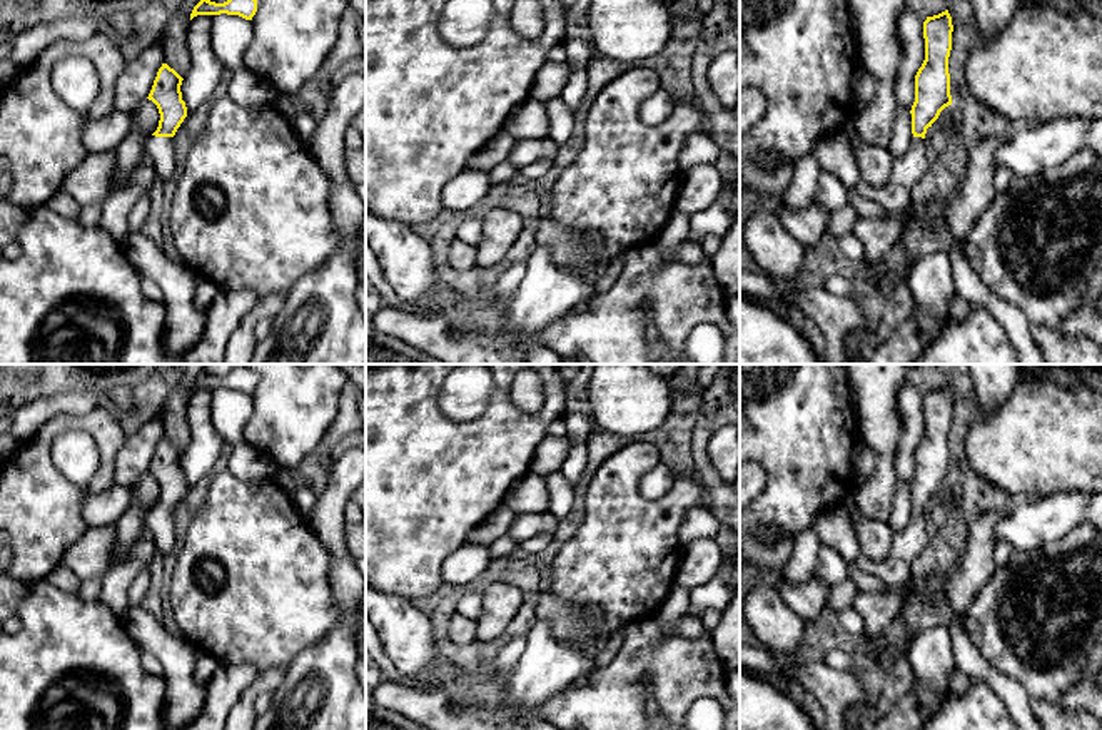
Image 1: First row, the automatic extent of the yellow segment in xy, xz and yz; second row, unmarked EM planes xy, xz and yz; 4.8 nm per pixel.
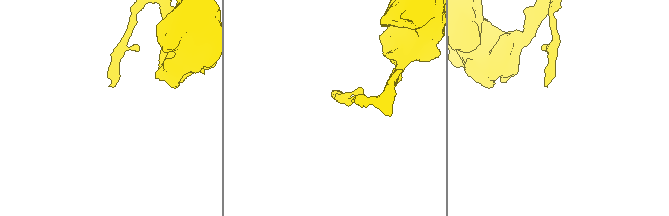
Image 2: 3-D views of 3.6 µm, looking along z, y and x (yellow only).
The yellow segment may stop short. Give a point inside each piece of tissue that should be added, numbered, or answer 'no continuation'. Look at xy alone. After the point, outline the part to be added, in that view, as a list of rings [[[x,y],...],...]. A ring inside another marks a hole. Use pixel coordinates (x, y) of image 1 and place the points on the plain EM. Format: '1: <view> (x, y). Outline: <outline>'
1: xy (161, 523). Outline: [[[149,509],[145,515],[145,526],[150,528],[155,548],[165,556],[174,551],[177,545],[174,513]]]

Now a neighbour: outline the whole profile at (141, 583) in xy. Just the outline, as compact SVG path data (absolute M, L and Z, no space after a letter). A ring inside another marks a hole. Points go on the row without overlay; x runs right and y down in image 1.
M142 570L134 578L130 588L129 588L129 605L137 606L140 605L142 598L147 595L150 586L150 573L149 570Z

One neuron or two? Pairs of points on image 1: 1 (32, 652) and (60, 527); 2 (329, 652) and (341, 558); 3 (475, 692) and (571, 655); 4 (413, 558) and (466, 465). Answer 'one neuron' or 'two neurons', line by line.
1: two neurons
2: one neuron
3: two neurons
4: one neuron

